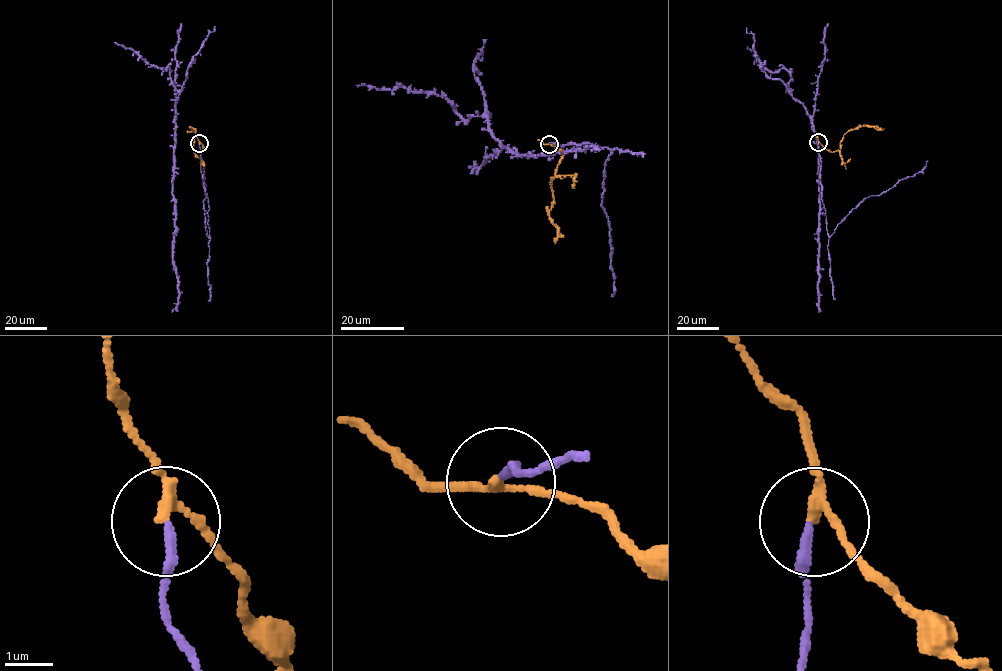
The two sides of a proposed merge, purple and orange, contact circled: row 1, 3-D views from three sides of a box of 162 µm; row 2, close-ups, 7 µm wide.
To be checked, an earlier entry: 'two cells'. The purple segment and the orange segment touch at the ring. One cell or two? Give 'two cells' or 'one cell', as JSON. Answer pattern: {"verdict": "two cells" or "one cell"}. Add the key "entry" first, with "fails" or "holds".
{"entry": "holds", "verdict": "two cells"}

